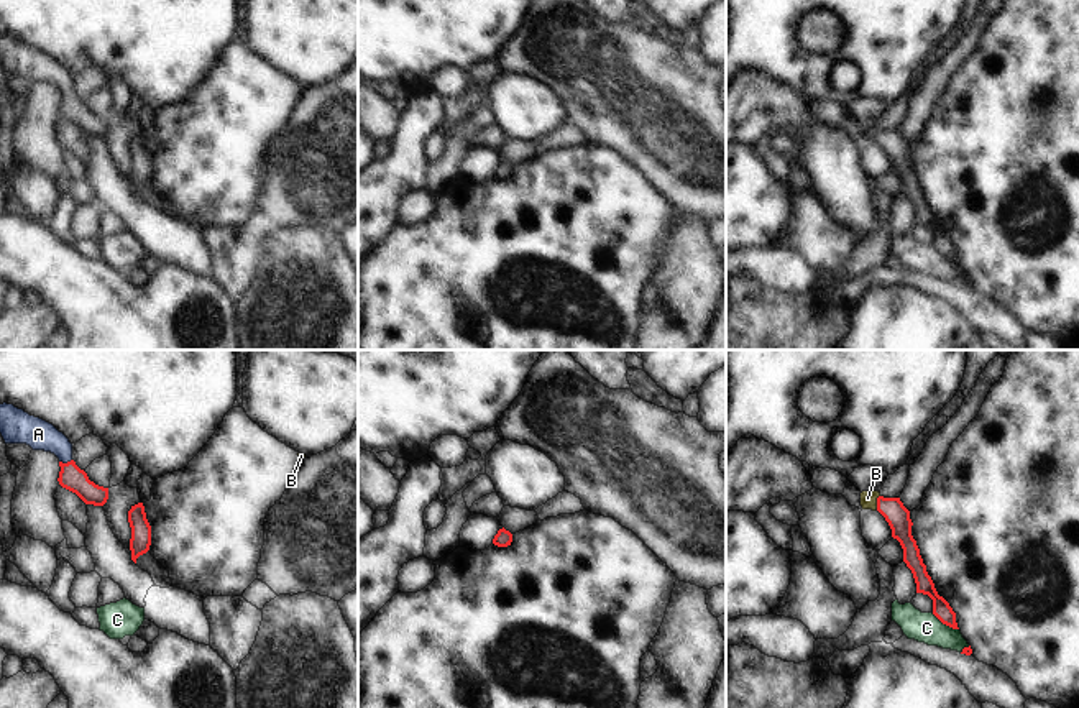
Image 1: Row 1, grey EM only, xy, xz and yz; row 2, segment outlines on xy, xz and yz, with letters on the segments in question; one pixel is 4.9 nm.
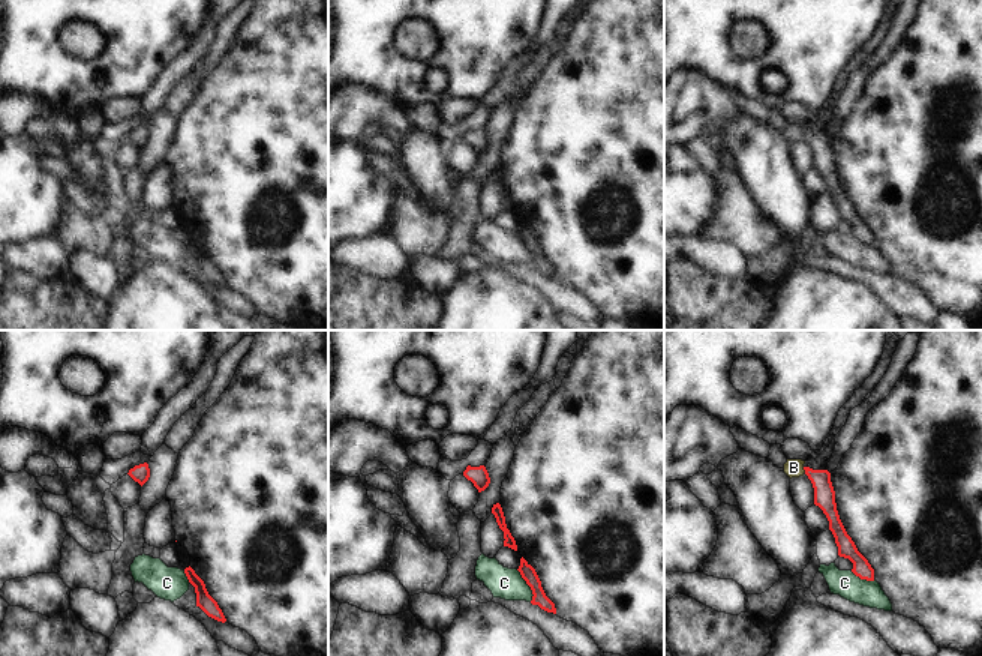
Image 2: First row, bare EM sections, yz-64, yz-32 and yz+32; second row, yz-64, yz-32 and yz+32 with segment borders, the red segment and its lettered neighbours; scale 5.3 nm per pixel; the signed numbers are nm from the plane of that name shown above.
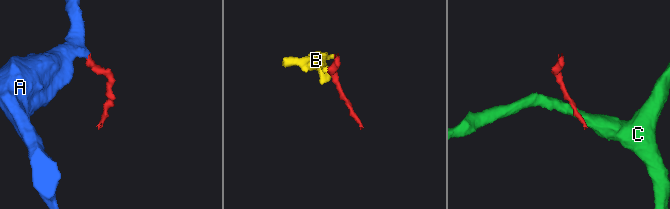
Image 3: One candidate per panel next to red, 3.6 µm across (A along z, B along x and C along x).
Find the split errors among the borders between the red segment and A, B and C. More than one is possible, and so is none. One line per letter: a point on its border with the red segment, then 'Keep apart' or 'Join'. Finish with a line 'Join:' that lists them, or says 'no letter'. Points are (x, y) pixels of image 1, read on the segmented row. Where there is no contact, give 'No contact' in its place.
A: Touches red at xy (64, 464). Join
B: Touches red at yz (877, 501). Join
C: Touches red at yz (945, 623). Keep apart
Join: A, B.

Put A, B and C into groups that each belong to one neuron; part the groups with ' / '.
A B / C

